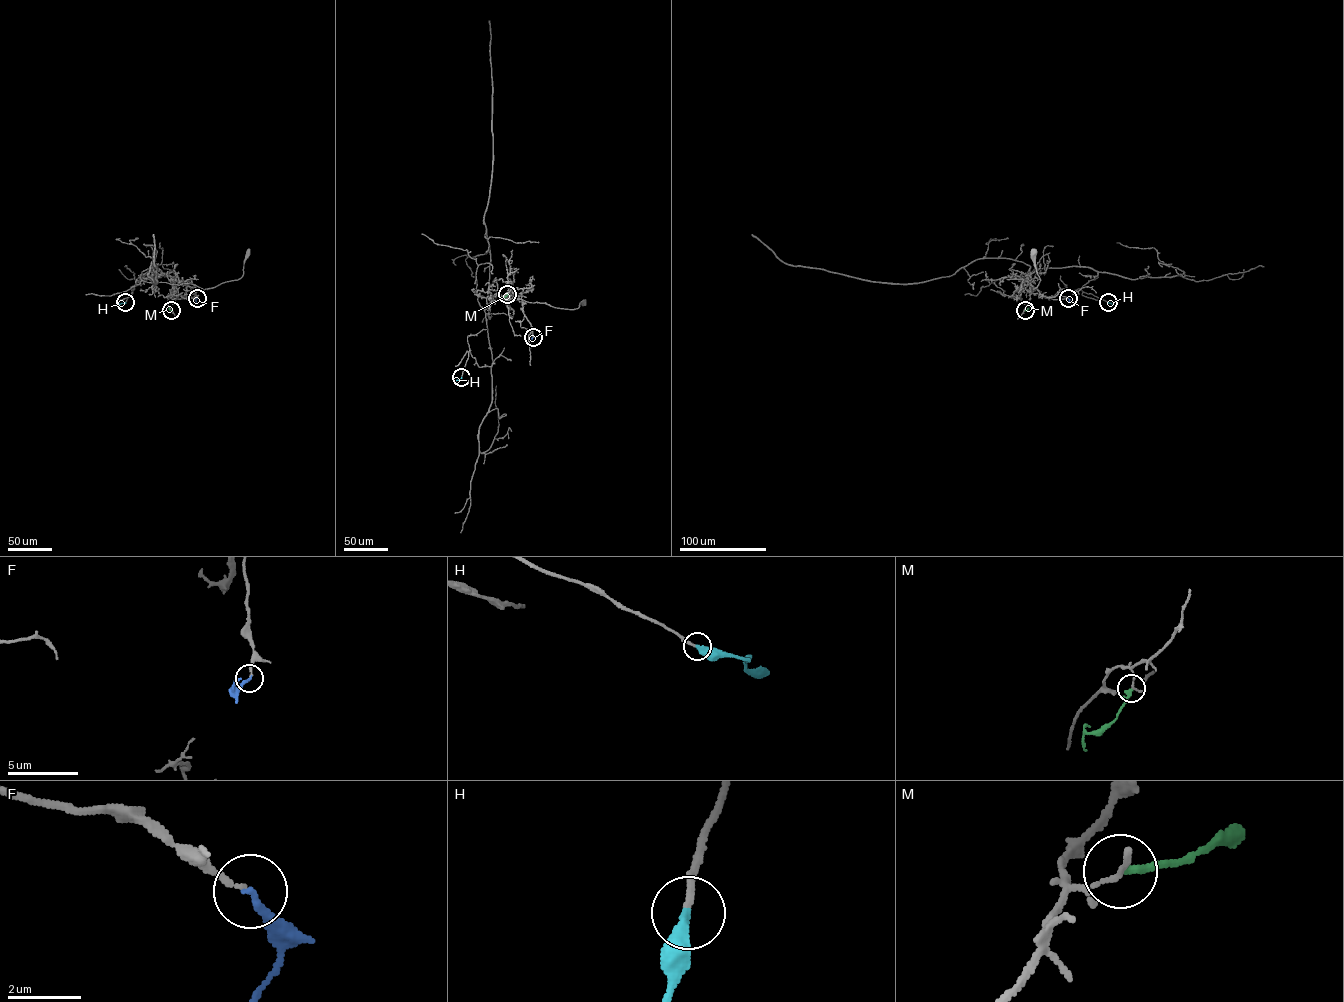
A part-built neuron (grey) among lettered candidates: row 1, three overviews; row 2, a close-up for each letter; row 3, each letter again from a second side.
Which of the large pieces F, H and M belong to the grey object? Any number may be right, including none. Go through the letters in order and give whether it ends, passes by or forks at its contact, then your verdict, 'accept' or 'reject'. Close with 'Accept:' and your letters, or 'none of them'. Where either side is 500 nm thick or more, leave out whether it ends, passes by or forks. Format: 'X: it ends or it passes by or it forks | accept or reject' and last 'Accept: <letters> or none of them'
F: it ends | accept
H: it ends | accept
M: it ends | reject
Accept: F, H

